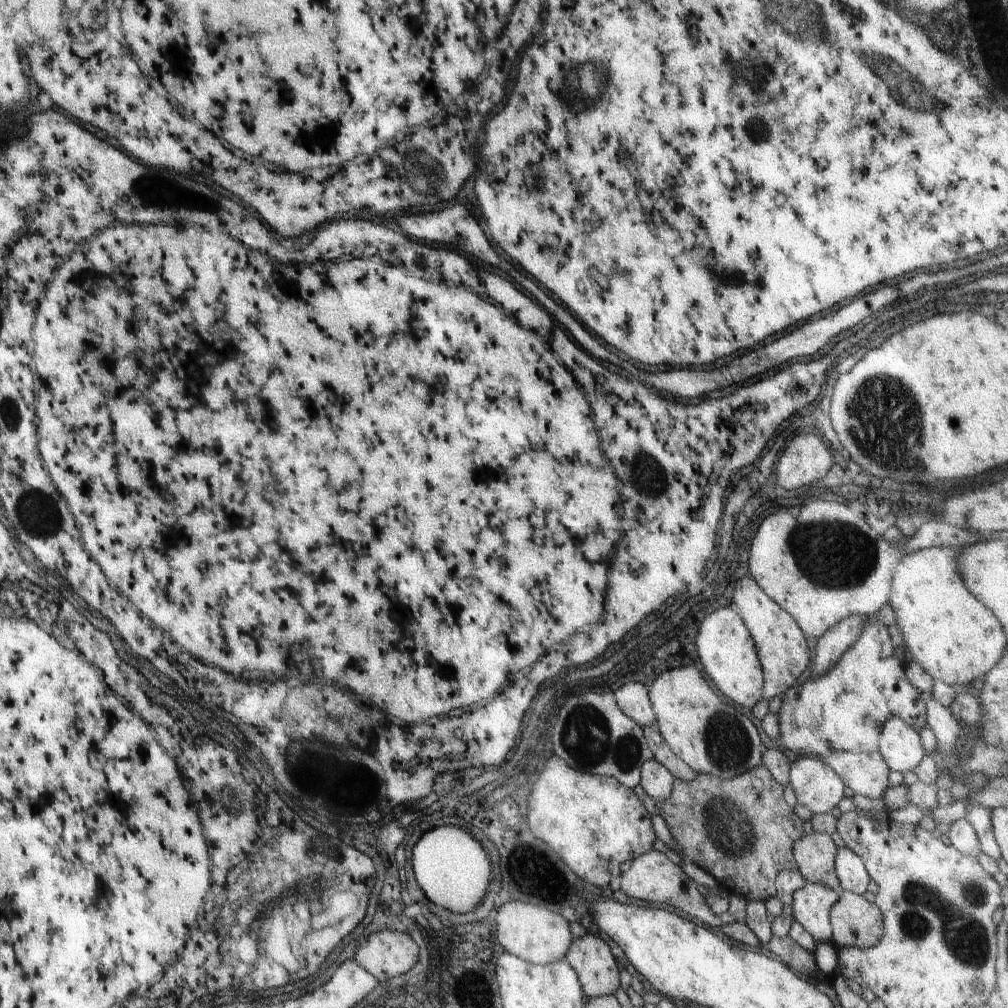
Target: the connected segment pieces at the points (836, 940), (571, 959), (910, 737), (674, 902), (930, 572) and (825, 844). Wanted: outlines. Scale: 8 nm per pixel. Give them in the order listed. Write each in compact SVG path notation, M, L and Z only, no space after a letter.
M839 891L838 900L829 910L831 943L840 948L869 948L881 938L881 912L861 895Z
M595 936L572 940L563 960L573 969L587 998L613 995L620 986L620 965L613 959L607 944Z
M895 717L885 720L881 726L877 752L889 770L901 774L912 771L926 755L921 748L918 732Z
M649 849L631 861L629 868L619 874L619 890L623 894L631 896L631 898L647 898L647 900L655 900L655 902L665 902L665 906L685 912L687 918L697 918L703 924L708 924L711 927L719 927L721 924L733 921L729 914L714 916L707 909L706 901L699 894L699 890L695 888L696 883L683 873L679 862L673 860L669 855Z
M929 546L905 554L893 566L889 590L888 605L895 615L895 624L903 636L906 651L925 670L928 679L947 685L970 685L971 680L985 675L1000 660L1007 646L997 618L965 590L955 572L955 558L961 548L963 546Z
M814 831L791 844L793 861L801 877L836 890L839 882L833 872L833 858L837 850L829 835Z

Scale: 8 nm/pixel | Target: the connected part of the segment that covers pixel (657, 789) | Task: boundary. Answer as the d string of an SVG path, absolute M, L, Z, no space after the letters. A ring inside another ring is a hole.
M651 758L641 765L638 784L649 798L662 801L669 796L673 779L673 775L662 764Z

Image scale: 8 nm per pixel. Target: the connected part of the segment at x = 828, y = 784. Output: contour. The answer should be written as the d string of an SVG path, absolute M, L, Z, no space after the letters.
M802 755L789 764L788 784L795 792L797 803L807 808L811 815L830 812L844 797L842 780L825 764L823 758Z

